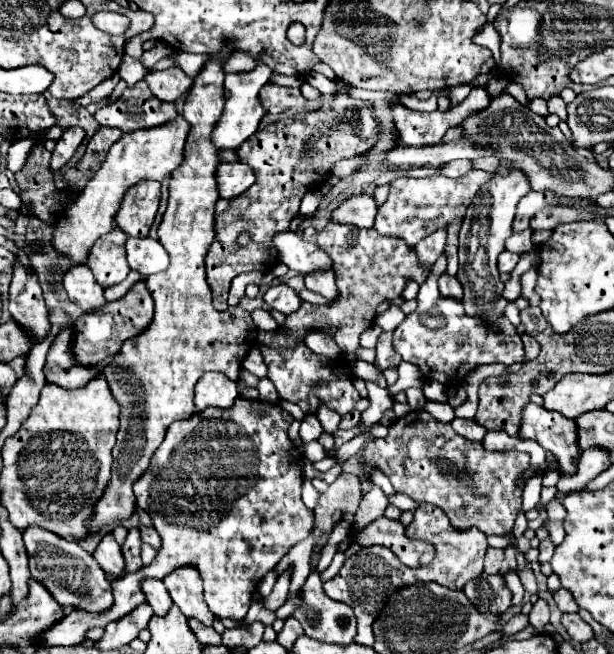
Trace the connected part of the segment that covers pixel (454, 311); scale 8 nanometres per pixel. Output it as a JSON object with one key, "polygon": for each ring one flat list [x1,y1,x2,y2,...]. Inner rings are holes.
{"polygon":[[440,255,432,265,430,279,420,287,418,307,393,332,393,347,400,353,402,361,408,361,420,369,424,379,438,381,446,387,452,387,456,381,464,379,478,365,486,363,524,363,524,345,516,327,508,319,500,319,496,325,490,325,482,319,468,317,464,313,462,301,446,299,436,287,438,275,446,271,446,255]]}

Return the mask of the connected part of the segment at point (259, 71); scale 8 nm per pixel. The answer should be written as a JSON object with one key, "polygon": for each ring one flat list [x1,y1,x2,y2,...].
{"polygon":[[258,65,256,69,248,71,248,73,240,74,226,74,226,81,224,81,224,87,228,89,228,99,226,99,226,107,224,107,224,113,220,117,220,121,216,123,214,127,214,133,212,133,212,139,214,139,214,145,220,147,220,149,236,149,240,147,246,139,250,139,256,131,258,131,258,125,264,117,264,107,258,99,258,93,260,89,268,83,272,71,270,67,266,65]]}

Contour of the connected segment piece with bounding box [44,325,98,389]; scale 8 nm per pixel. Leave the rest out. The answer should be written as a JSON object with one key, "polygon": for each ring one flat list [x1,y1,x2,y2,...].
{"polygon":[[72,325,62,329,54,337,54,343,50,345,50,351,46,355,46,365,44,365,46,383,54,383,62,389,78,389,98,377,94,367,82,367,82,365,78,367,78,363,74,363,72,339,74,339]]}

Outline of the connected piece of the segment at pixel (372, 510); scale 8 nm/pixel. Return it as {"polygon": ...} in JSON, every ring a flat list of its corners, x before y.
{"polygon":[[374,485,370,495,364,495,362,501,360,501,360,507,358,507,356,515,354,515,352,531,358,531,358,527,366,527,366,523,372,523,380,515,384,515,386,507,388,507,388,497,382,493,382,489,378,489]]}

